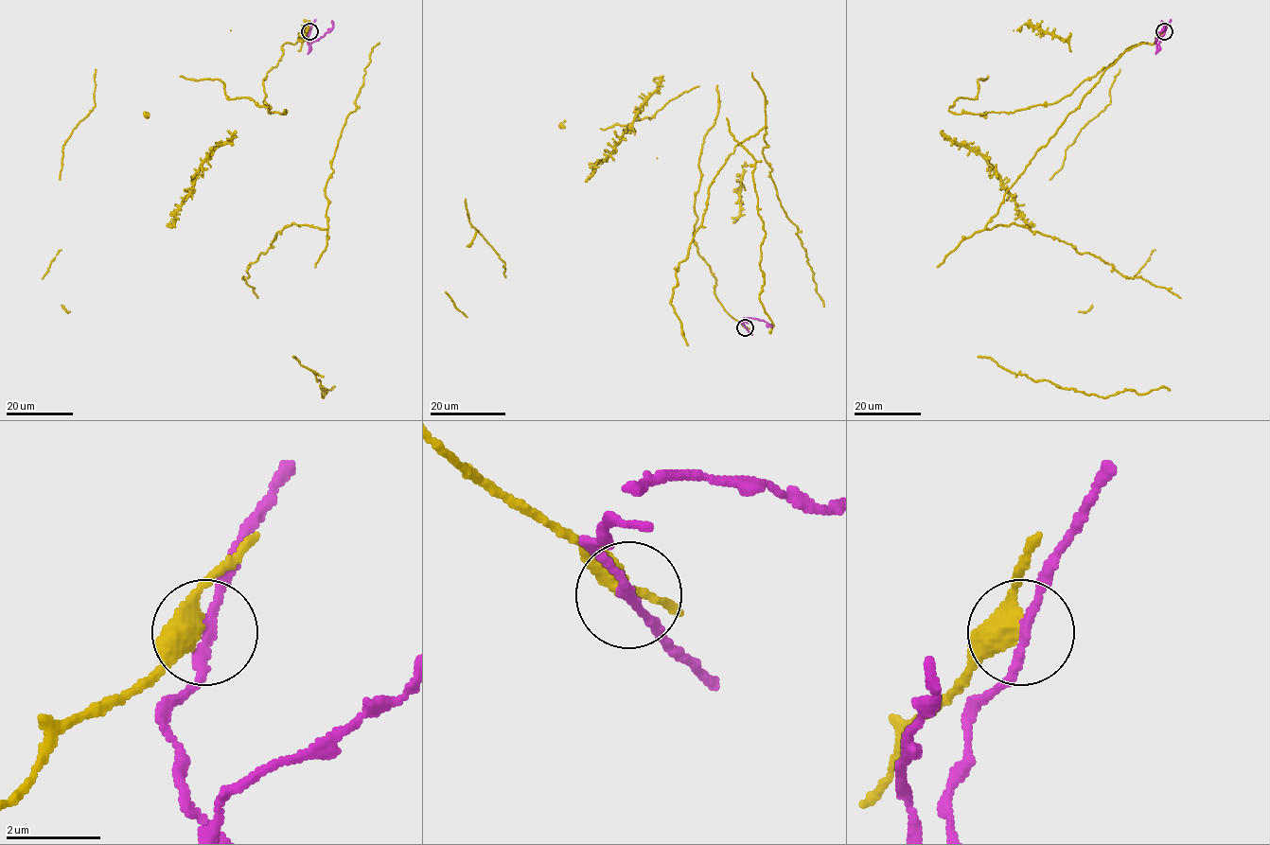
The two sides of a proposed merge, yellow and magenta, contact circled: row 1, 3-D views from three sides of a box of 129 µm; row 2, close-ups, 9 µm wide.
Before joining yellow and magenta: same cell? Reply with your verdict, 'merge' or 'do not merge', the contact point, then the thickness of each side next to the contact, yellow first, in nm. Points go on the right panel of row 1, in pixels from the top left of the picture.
do not merge; at (1164, 31); 380 nm thick on the yellow side, 190 nm on the other

